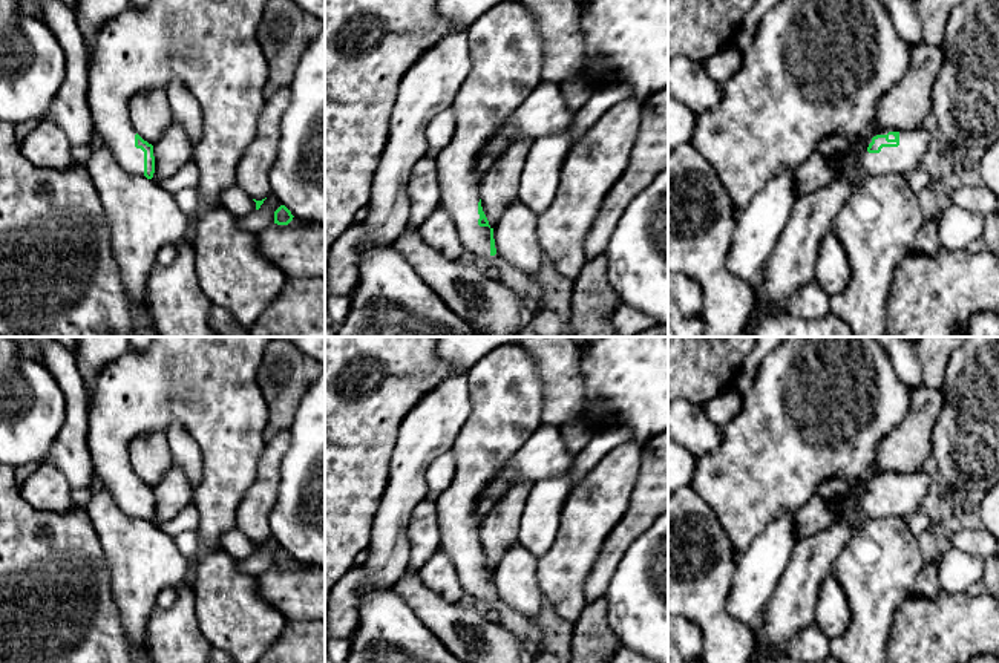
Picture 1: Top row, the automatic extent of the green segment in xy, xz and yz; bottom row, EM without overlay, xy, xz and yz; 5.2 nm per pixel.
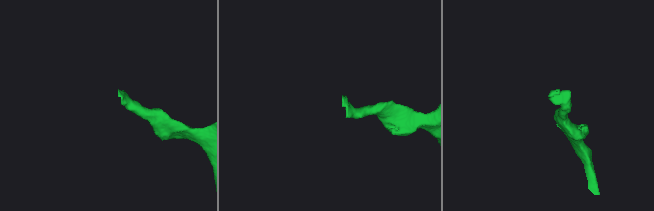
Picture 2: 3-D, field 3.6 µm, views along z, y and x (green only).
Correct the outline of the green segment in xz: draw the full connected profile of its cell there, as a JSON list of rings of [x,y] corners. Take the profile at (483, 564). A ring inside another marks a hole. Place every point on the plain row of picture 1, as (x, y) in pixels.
[[[503,345],[467,371],[467,386],[472,401],[472,412],[461,427],[450,449],[455,458],[455,475],[450,485],[441,492],[435,501],[440,525],[440,550],[452,560],[461,586],[466,593],[478,599],[495,599],[493,571],[483,554],[480,530],[483,516],[477,513],[477,501],[487,482],[510,461],[510,458],[529,441],[529,438],[544,424],[541,420],[544,406],[544,390],[539,369],[530,354],[516,345]]]

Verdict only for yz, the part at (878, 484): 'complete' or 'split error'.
split error

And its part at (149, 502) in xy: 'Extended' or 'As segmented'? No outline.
Extended

